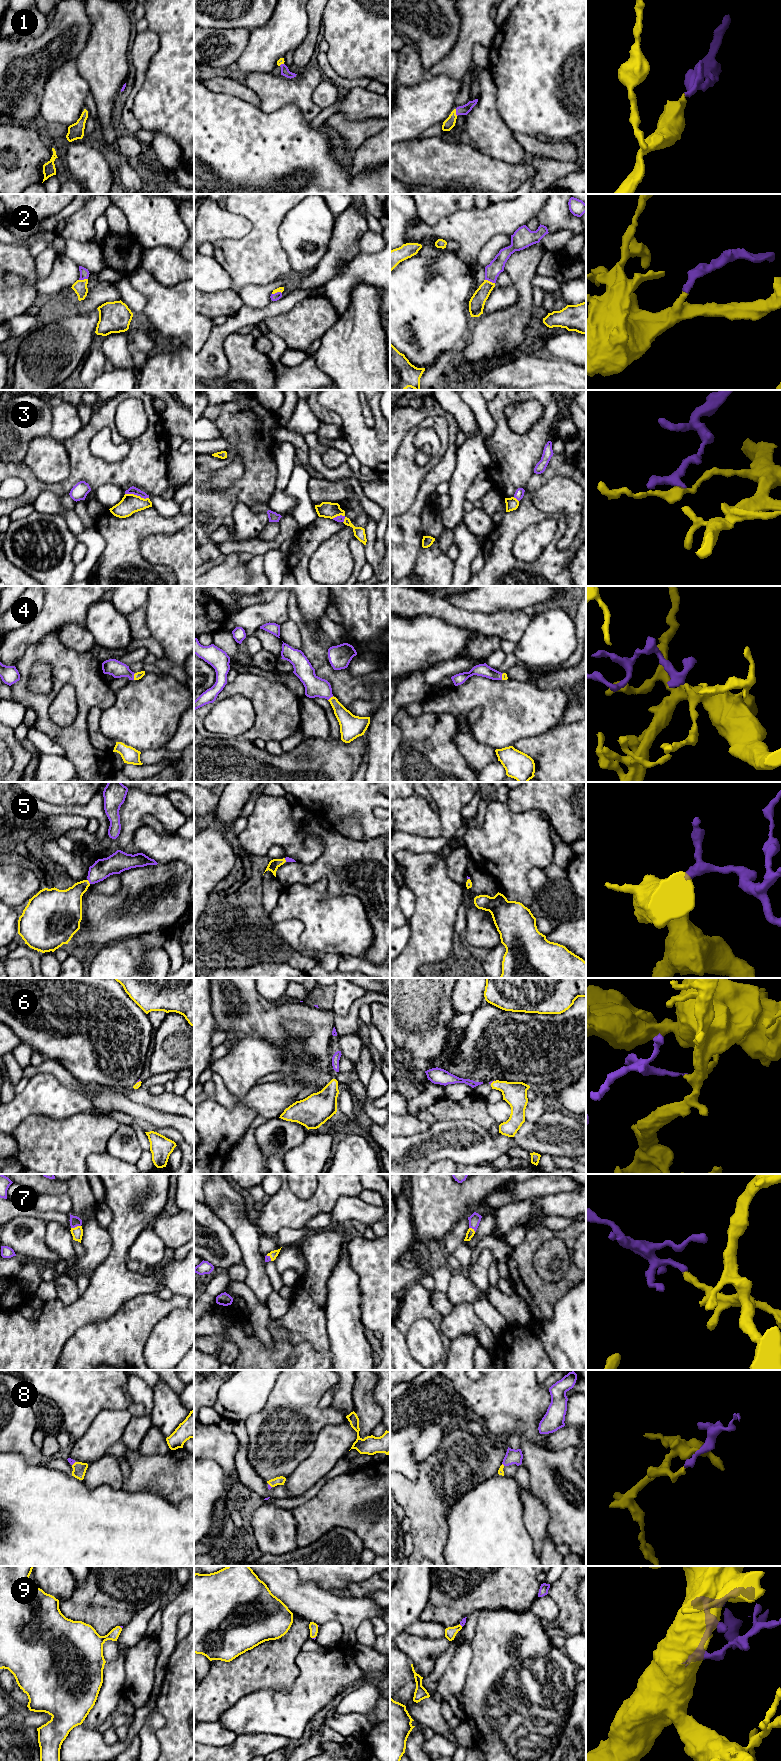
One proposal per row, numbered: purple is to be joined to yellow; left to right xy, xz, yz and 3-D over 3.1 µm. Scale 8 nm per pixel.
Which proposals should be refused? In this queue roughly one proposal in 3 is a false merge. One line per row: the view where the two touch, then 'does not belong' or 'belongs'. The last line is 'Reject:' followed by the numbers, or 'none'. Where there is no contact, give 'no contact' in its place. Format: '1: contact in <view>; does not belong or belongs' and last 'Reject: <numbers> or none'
1: contact in yz; belongs
2: contact in yz; belongs
3: contact in xy; does not belong
4: contact in xy; belongs
5: contact in xy; belongs
6: contact in xy; belongs
7: contact in xy; belongs
8: contact in xy; belongs
9: contact in xz; belongs
Reject: 3

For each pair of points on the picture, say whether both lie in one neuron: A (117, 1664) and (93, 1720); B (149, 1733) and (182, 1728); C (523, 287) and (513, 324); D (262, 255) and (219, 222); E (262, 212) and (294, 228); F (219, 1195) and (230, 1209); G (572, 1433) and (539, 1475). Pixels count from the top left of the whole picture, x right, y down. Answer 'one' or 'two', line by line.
A: one
B: two
C: one
D: two
E: two
F: two
G: two

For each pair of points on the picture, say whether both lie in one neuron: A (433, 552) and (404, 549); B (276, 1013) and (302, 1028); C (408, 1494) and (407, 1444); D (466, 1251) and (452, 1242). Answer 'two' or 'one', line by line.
A: two
B: two
C: two
D: two

